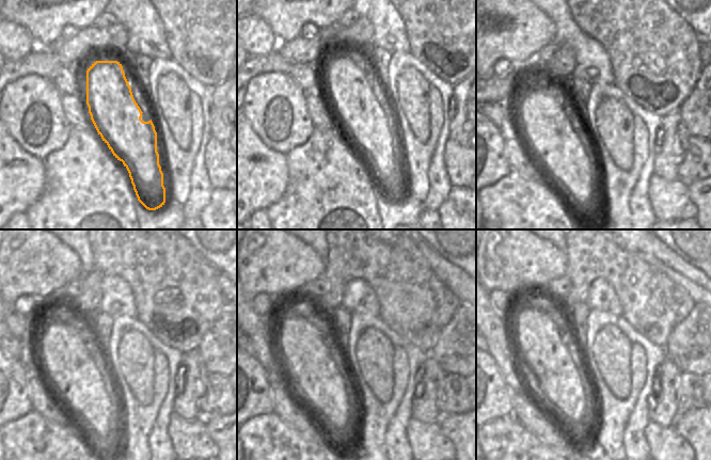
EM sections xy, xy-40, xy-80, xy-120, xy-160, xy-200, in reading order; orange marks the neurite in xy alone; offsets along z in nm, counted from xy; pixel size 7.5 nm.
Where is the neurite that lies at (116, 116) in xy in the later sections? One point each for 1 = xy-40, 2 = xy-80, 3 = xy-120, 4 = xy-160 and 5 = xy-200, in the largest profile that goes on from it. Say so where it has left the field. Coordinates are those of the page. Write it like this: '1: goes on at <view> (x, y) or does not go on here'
1: goes on at xy-40 (357, 113)
2: goes on at xy-80 (569, 120)
3: goes on at xy-120 (59, 339)
4: goes on at xy-160 (299, 337)
5: goes on at xy-200 (538, 334)

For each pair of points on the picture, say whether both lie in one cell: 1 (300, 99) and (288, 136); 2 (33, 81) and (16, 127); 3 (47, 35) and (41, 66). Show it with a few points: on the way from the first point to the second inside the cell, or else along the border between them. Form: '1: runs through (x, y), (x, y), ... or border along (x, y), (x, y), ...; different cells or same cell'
1: border along (293, 94), (291, 98), (298, 112), (309, 120); different cells
2: runs through (33, 93), (21, 115); same cell
3: border along (35, 45), (47, 48); different cells

